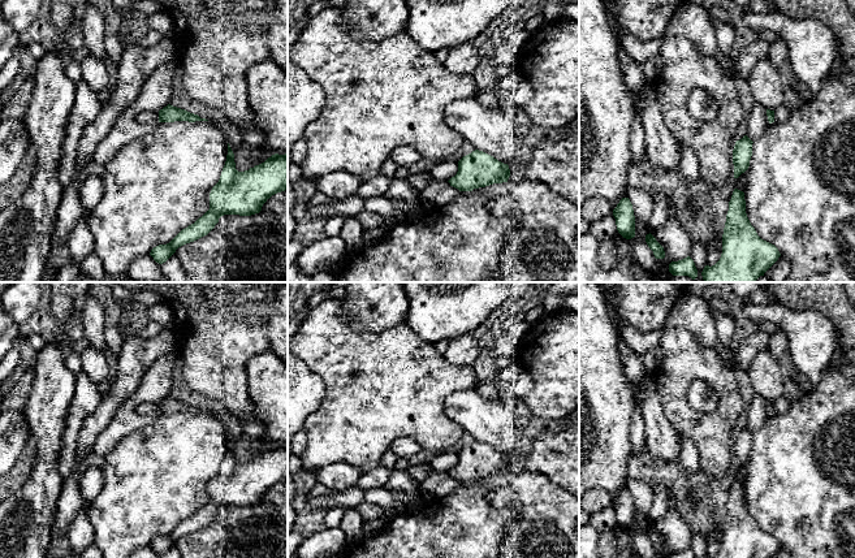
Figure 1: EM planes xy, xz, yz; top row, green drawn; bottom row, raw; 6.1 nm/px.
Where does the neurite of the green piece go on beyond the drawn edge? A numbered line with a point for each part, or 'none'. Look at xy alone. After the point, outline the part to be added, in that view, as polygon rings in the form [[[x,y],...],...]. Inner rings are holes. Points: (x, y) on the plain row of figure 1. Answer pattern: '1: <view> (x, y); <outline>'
none

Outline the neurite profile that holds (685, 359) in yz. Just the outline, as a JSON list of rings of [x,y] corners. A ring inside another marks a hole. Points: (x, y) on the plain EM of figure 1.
[[[662,326],[660,347],[662,358],[653,379],[666,420],[681,437],[695,444],[705,473],[718,479],[731,473],[734,428],[744,411],[735,367],[683,328]],[[696,380],[717,394],[718,402],[713,411],[690,407],[687,392]]]

